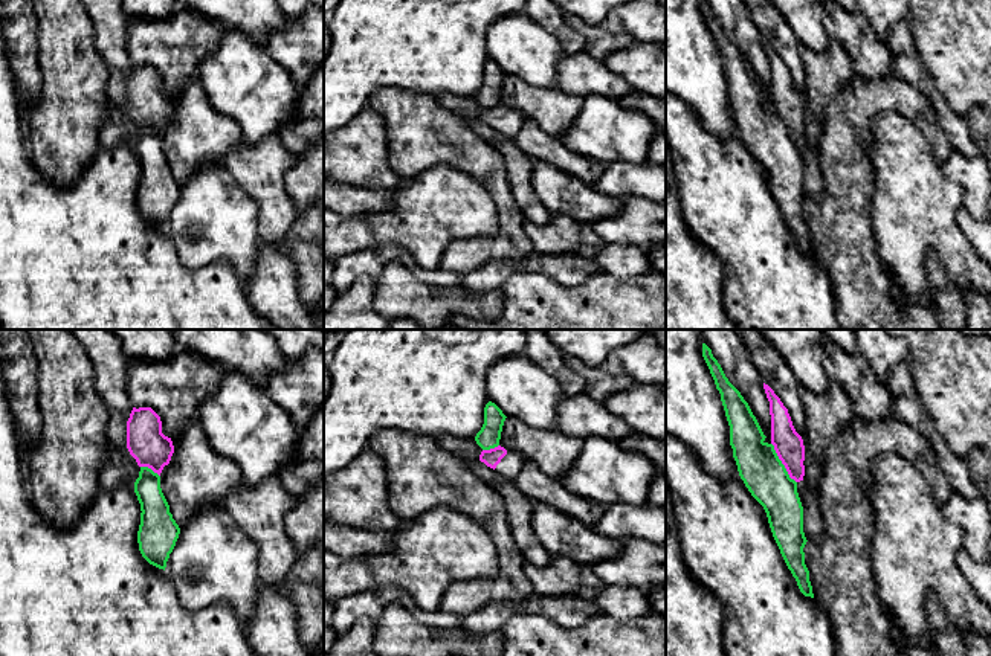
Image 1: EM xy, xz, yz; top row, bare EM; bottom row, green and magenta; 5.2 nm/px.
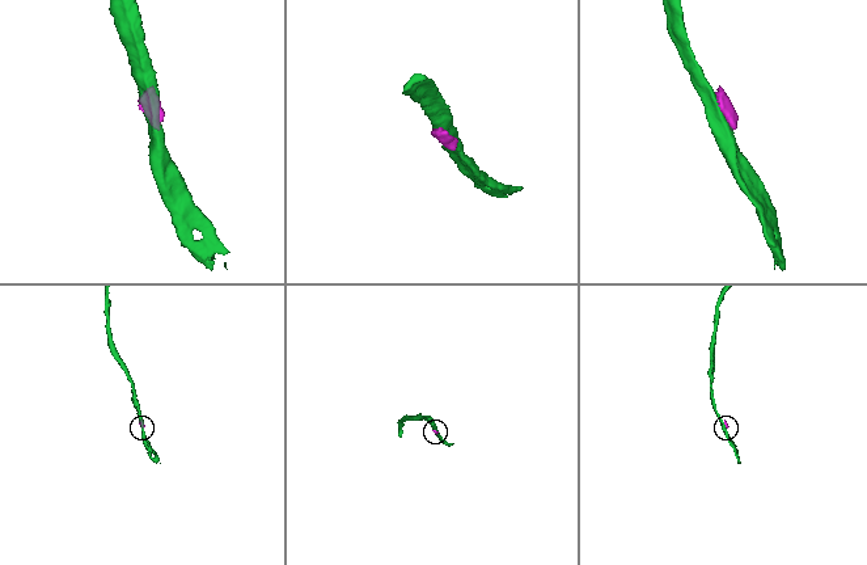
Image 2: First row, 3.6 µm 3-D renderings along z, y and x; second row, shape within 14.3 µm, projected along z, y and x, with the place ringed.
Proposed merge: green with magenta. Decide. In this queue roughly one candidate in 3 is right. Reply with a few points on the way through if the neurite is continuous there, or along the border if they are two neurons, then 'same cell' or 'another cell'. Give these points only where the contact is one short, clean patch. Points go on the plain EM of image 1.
border along yz (771, 101), (787, 131), (796, 141); another cell

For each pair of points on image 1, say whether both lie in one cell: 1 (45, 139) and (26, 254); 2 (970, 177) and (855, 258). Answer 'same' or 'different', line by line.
1: different
2: different

